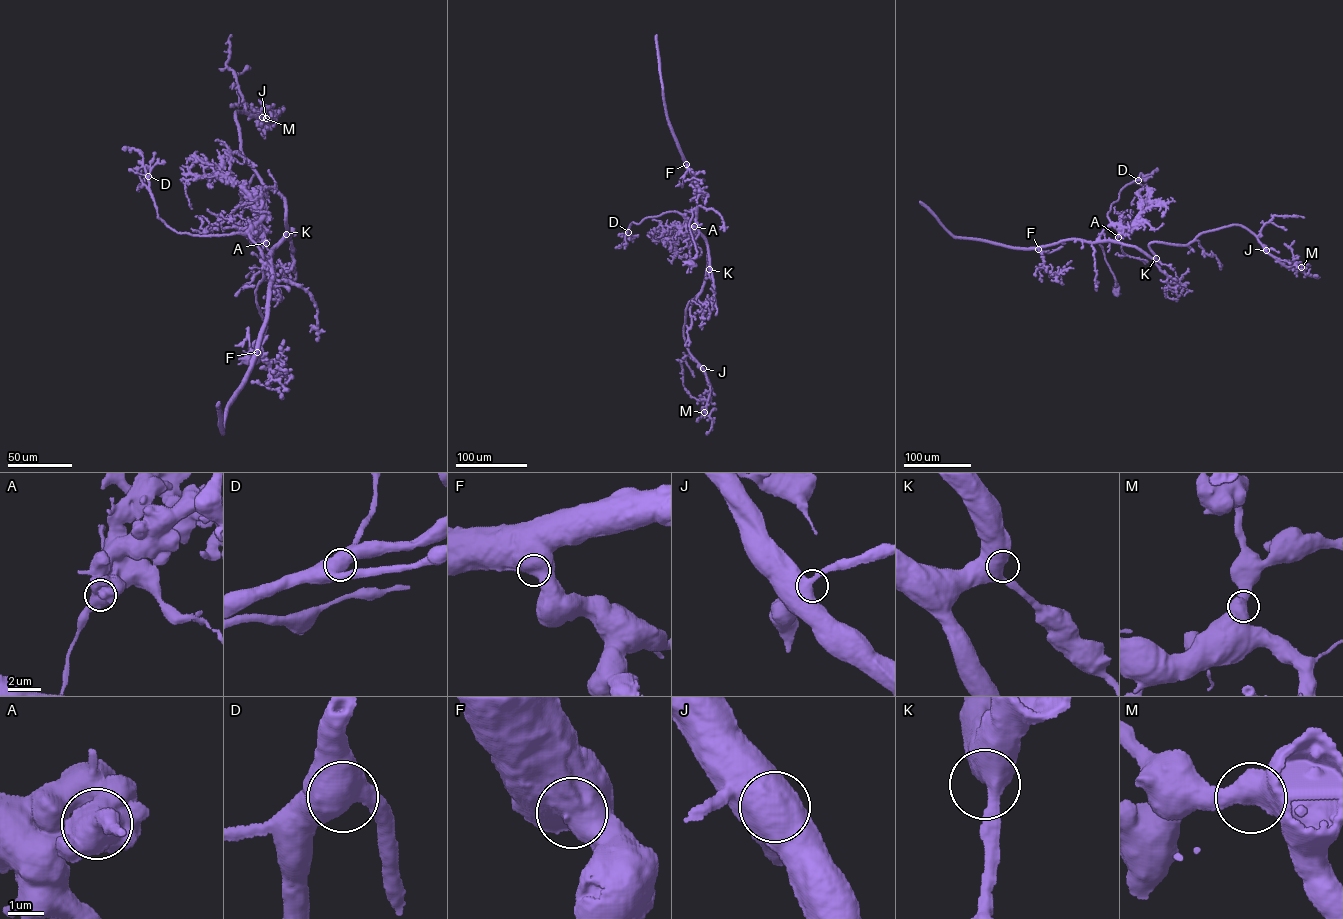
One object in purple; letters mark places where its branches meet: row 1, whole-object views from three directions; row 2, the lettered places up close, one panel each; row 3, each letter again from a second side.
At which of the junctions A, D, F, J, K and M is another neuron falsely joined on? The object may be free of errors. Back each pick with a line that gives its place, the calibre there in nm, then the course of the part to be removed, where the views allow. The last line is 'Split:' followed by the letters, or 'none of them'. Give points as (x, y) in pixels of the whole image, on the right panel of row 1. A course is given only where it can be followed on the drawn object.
A: place (1118, 237); calibre 900 nm; course (1118, 237), (1118, 226), (1107, 217), (1111, 204), (1117, 201), (1120, 191), (1128, 184), (1156, 169)
Split: A

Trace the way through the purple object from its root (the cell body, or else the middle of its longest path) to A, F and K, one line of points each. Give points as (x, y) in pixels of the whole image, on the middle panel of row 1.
A: (690, 262), (696, 253), (689, 226), (692, 210), (696, 211), (694, 226)
F: (690, 262), (696, 253), (689, 225), (692, 210), (696, 209), (697, 204), (693, 175), (686, 164)
K: (690, 262), (696, 253), (689, 225), (694, 210), (698, 231), (707, 247), (709, 269)

